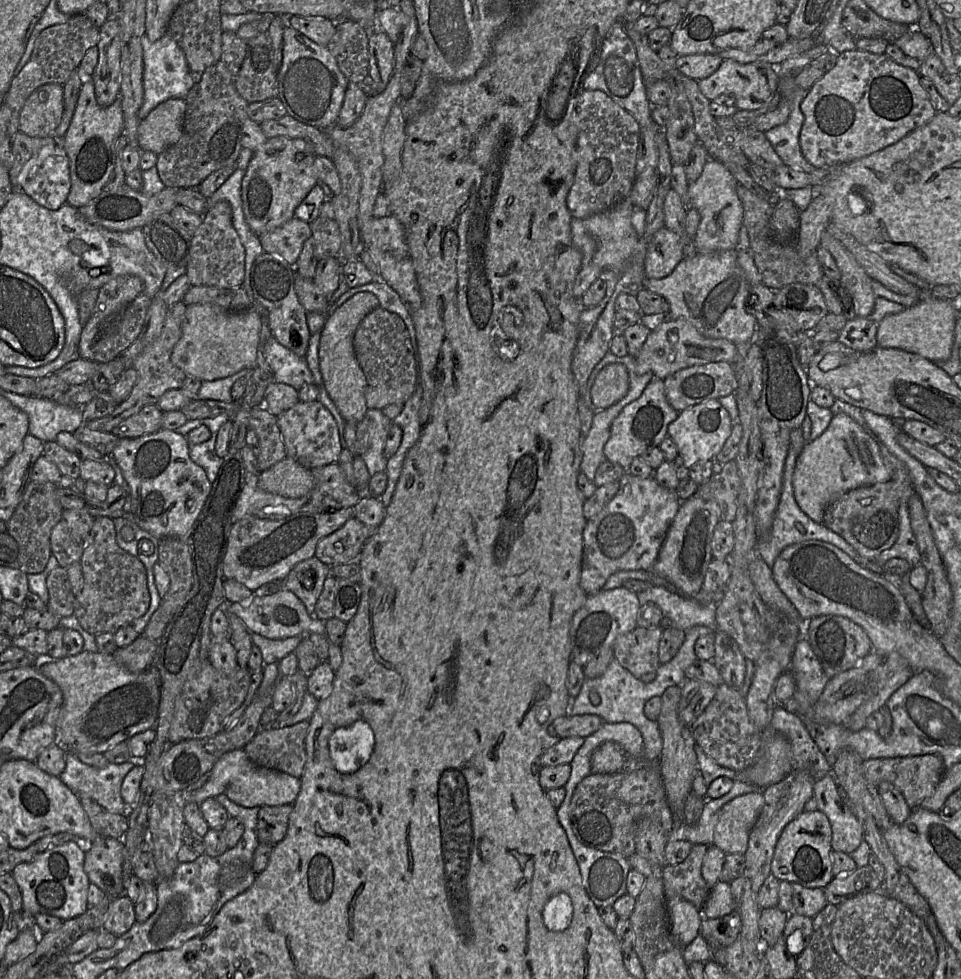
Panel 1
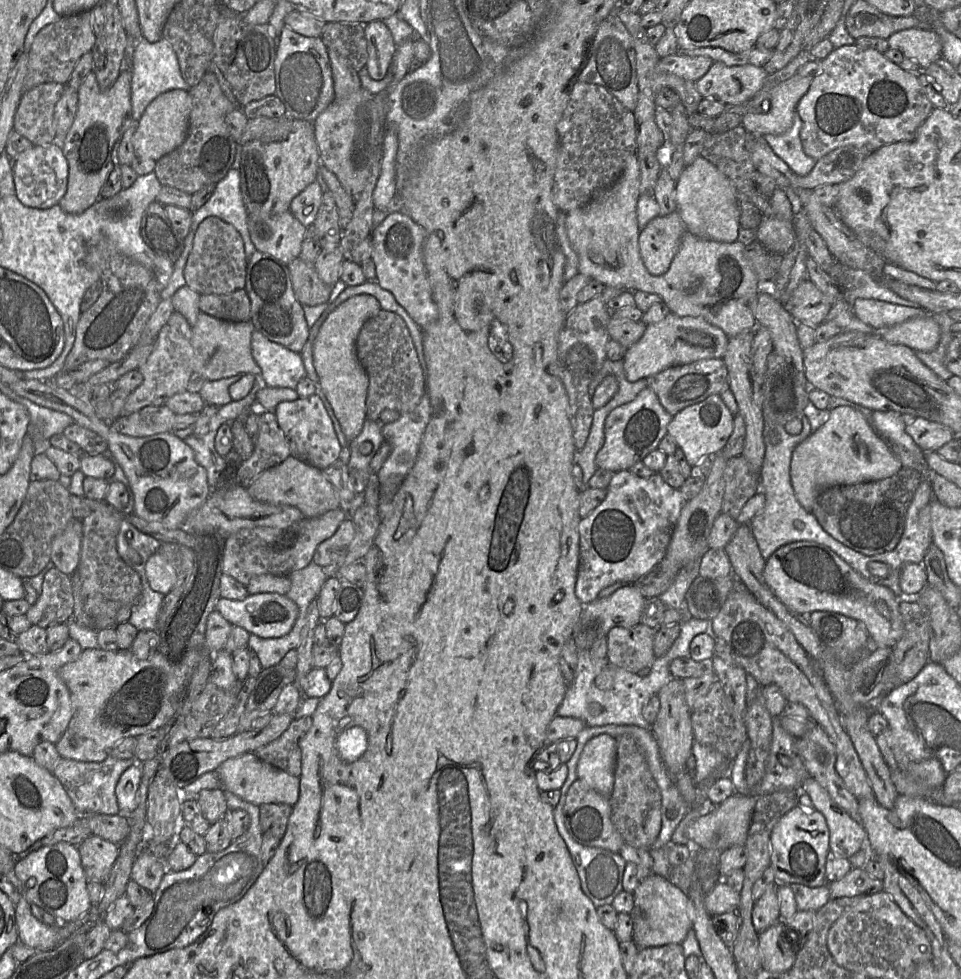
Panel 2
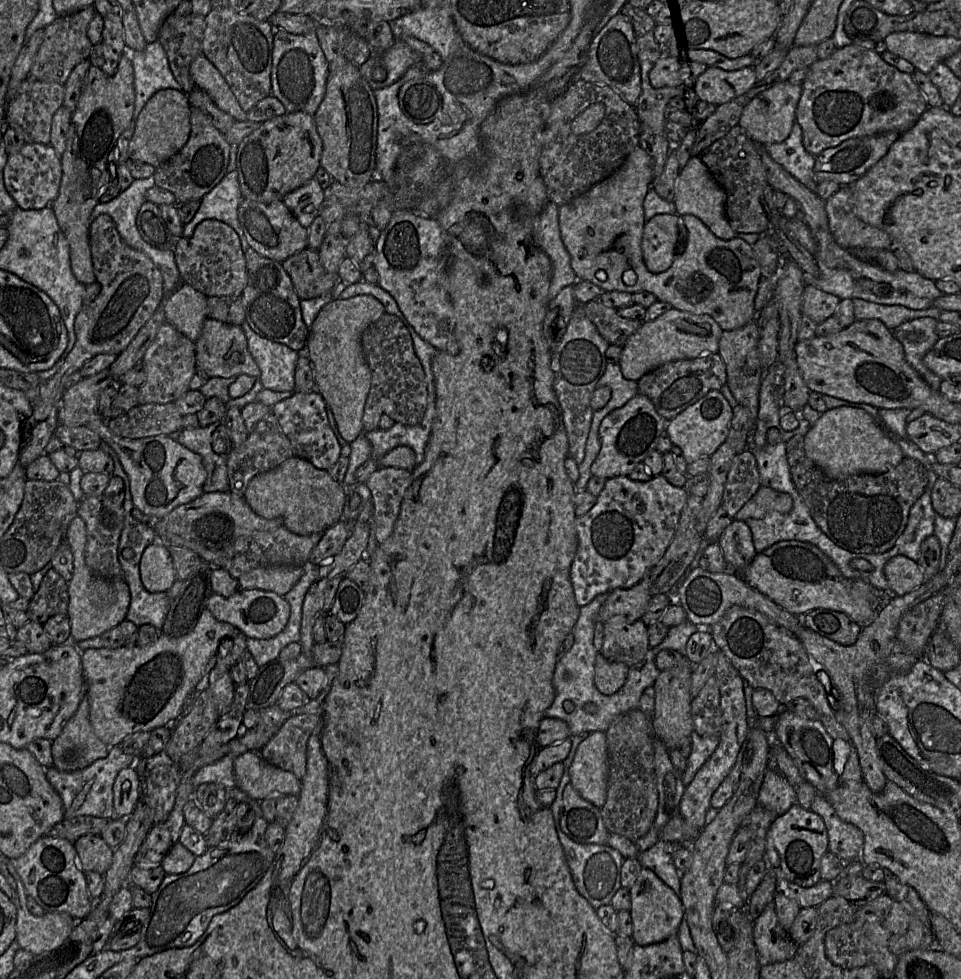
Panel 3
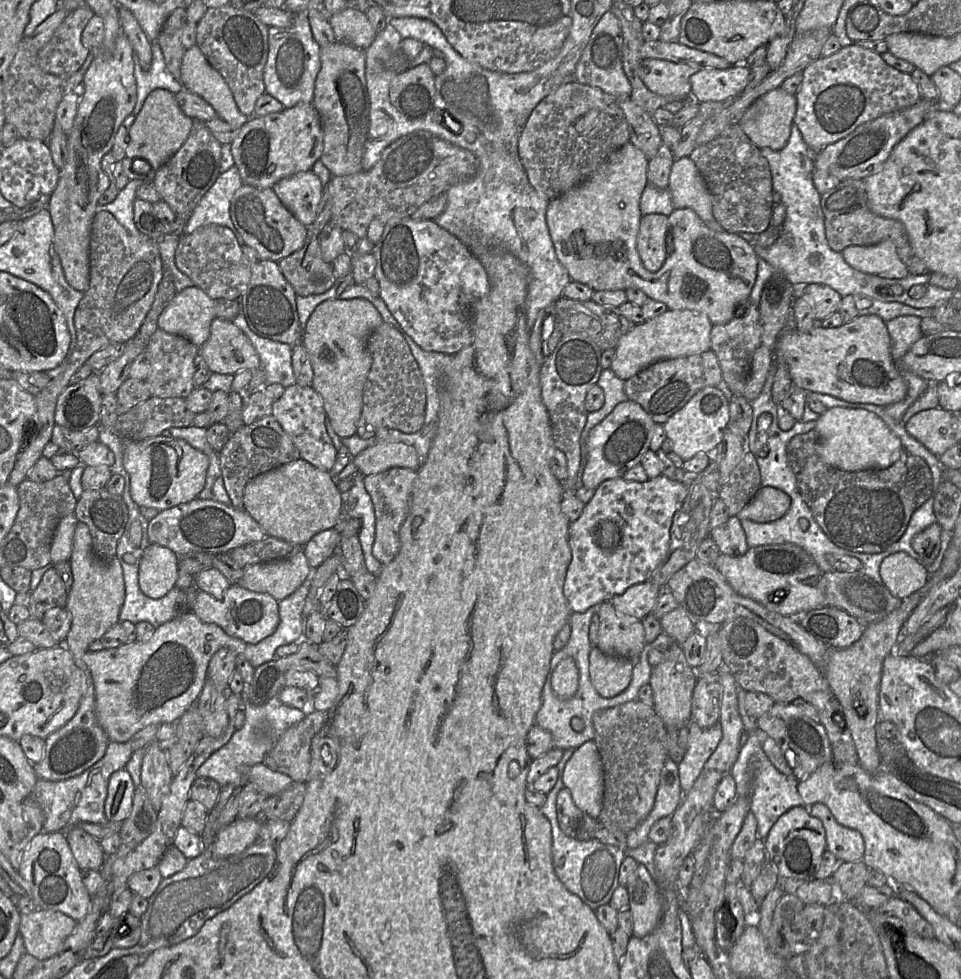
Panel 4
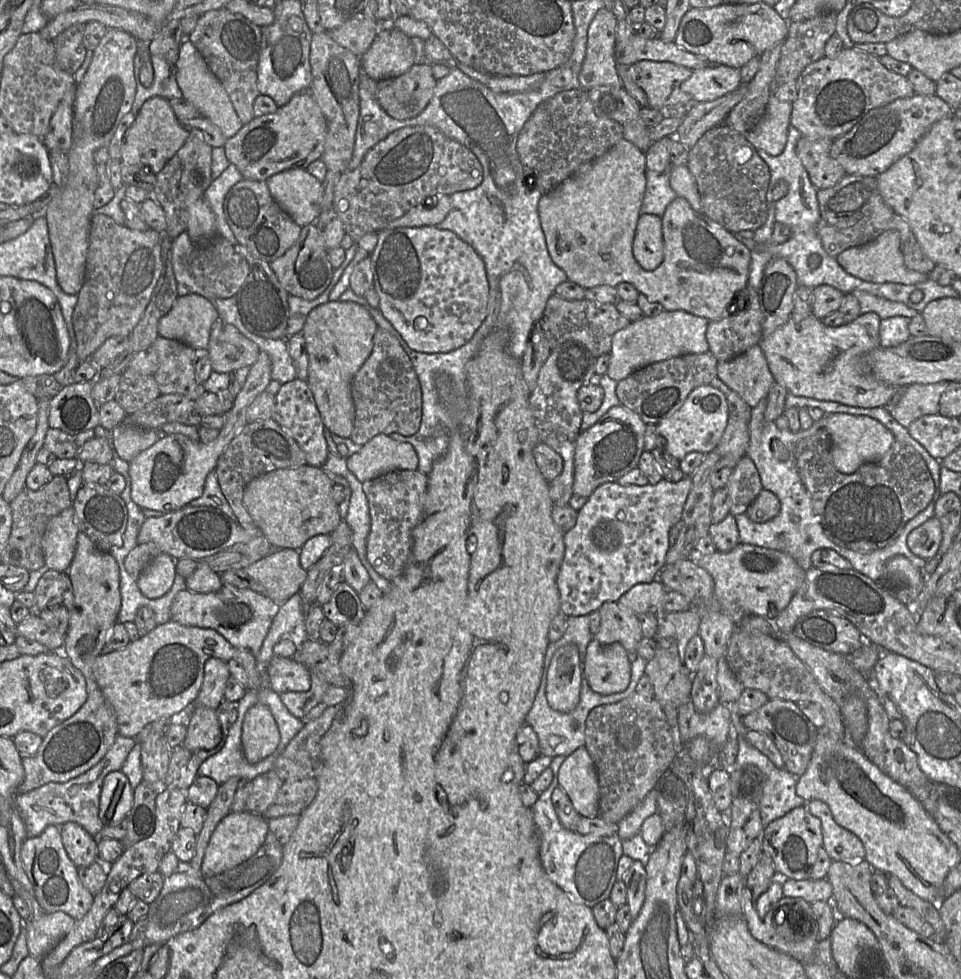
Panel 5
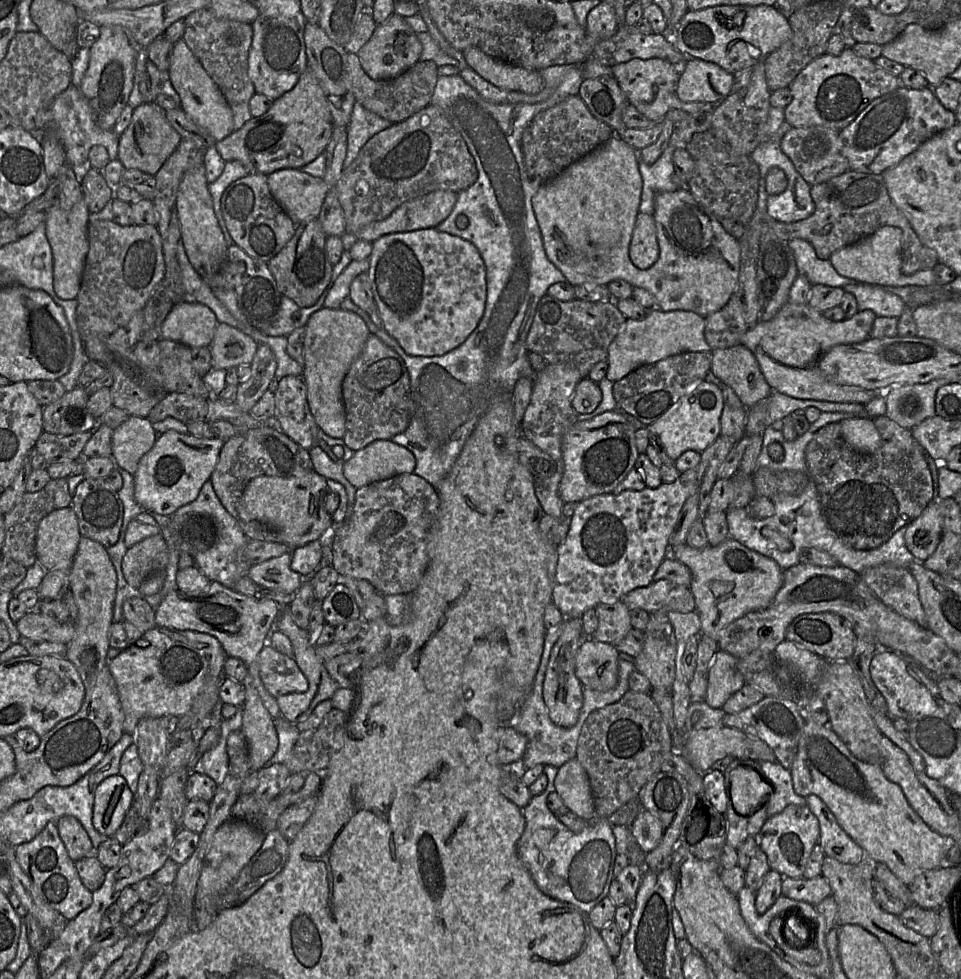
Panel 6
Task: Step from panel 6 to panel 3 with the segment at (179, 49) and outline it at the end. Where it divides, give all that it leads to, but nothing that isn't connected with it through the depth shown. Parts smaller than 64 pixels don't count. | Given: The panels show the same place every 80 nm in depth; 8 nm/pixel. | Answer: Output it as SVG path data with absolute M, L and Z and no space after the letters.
M204 54L192 61L190 75L196 88L205 91L220 110L231 115L235 121L248 120L247 112L238 103L223 75Z

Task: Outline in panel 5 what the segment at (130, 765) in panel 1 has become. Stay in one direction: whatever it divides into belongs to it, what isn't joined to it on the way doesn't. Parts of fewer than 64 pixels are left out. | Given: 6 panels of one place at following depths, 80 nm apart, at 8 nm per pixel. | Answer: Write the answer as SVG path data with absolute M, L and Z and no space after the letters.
M117 736L113 745L103 758L92 768L67 782L50 782L24 794L18 794L16 807L25 823L28 838L40 835L49 825L61 826L75 822L82 826L92 837L97 838L104 827L99 818L100 794L104 778L111 772L120 771L137 739Z

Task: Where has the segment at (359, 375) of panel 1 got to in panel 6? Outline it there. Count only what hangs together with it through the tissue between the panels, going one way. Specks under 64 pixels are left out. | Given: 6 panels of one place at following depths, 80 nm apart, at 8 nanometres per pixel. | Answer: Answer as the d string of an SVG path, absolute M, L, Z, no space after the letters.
M322 307L305 326L303 379L307 401L318 427L332 438L342 438L346 431L346 413L342 382L352 363L364 349L371 335L364 320L354 312Z

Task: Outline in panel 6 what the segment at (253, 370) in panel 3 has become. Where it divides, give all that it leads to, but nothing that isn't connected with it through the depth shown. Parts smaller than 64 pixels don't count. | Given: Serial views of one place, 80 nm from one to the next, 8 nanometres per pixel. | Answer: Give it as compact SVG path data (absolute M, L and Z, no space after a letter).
M218 323L209 345L211 366L226 370L241 364L251 364L258 346L254 339L237 328Z

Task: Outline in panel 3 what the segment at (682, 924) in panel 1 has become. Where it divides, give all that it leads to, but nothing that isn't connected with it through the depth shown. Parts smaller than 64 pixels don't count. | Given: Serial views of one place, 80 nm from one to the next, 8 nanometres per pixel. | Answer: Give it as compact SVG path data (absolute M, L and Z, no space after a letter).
M643 867L629 892L631 898L629 911L632 919L631 938L636 945L646 946L659 943L677 934L684 918L681 898L652 870Z

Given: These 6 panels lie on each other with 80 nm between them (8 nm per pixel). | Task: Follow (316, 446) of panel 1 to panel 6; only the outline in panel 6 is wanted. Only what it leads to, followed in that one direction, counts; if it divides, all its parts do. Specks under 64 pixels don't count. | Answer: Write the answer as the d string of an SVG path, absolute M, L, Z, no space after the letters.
M282 377L274 395L274 418L279 429L308 451L317 446L319 427L310 411L303 377Z

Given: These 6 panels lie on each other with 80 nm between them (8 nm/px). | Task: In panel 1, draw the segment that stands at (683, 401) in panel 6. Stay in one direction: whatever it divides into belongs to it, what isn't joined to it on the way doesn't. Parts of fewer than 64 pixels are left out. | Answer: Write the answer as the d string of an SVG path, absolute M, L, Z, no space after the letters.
M711 399L681 411L668 426L668 436L675 442L687 468L714 460L732 432L732 420L718 399Z

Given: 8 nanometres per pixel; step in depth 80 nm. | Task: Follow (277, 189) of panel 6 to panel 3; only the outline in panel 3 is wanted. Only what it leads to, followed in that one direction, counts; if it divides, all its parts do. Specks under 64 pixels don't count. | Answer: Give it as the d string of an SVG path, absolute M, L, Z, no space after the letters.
M313 178L285 195L282 202L289 208L303 227L309 228L320 213L323 199L324 189Z

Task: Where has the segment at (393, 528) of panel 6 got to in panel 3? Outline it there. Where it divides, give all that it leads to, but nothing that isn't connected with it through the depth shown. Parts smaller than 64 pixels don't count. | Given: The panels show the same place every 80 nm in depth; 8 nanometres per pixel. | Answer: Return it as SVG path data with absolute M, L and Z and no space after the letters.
M379 467L365 481L372 495L374 530L378 544L392 533L404 493L411 481L411 470L394 467Z

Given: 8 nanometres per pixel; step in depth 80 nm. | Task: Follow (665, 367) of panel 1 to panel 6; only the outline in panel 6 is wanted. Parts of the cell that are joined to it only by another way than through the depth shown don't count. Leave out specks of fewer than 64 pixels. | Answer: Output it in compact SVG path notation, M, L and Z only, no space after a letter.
M654 311L642 319L627 319L608 348L606 378L616 382L638 367L653 364L669 356L685 352L711 352L704 337L705 318L689 311Z

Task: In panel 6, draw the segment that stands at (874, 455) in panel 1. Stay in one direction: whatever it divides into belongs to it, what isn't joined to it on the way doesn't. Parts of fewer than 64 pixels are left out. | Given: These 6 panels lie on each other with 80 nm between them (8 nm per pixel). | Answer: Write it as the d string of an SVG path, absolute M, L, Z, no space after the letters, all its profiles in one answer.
M854 417L839 422L846 445L860 453L872 453L882 443L872 418Z

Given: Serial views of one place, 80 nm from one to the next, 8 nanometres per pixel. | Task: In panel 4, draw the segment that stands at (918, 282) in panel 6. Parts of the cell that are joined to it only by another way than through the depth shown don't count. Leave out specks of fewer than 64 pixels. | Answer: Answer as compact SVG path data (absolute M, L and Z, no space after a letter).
M891 240L875 245L848 246L841 254L847 264L863 273L888 279L901 279L909 275Z

